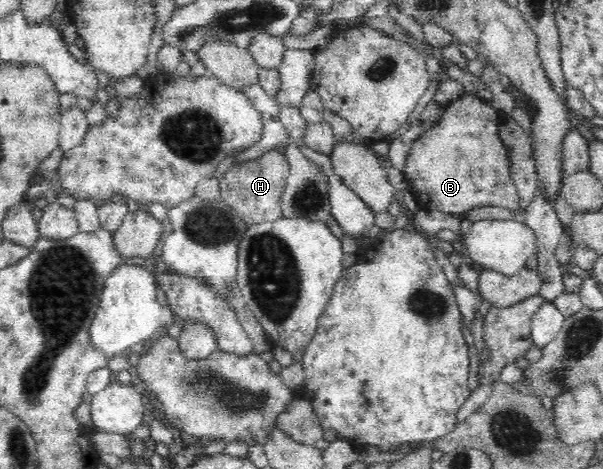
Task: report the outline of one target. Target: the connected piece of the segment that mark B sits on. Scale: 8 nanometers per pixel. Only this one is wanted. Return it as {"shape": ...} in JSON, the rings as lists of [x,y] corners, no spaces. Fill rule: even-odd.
{"shape":[[[467,93],[444,107],[437,121],[412,143],[403,170],[404,178],[420,207],[461,216],[481,206],[498,206],[516,209],[521,215],[518,191],[510,172],[508,149],[498,132],[498,126],[504,122],[504,118],[505,114],[496,111],[490,103]]]}

